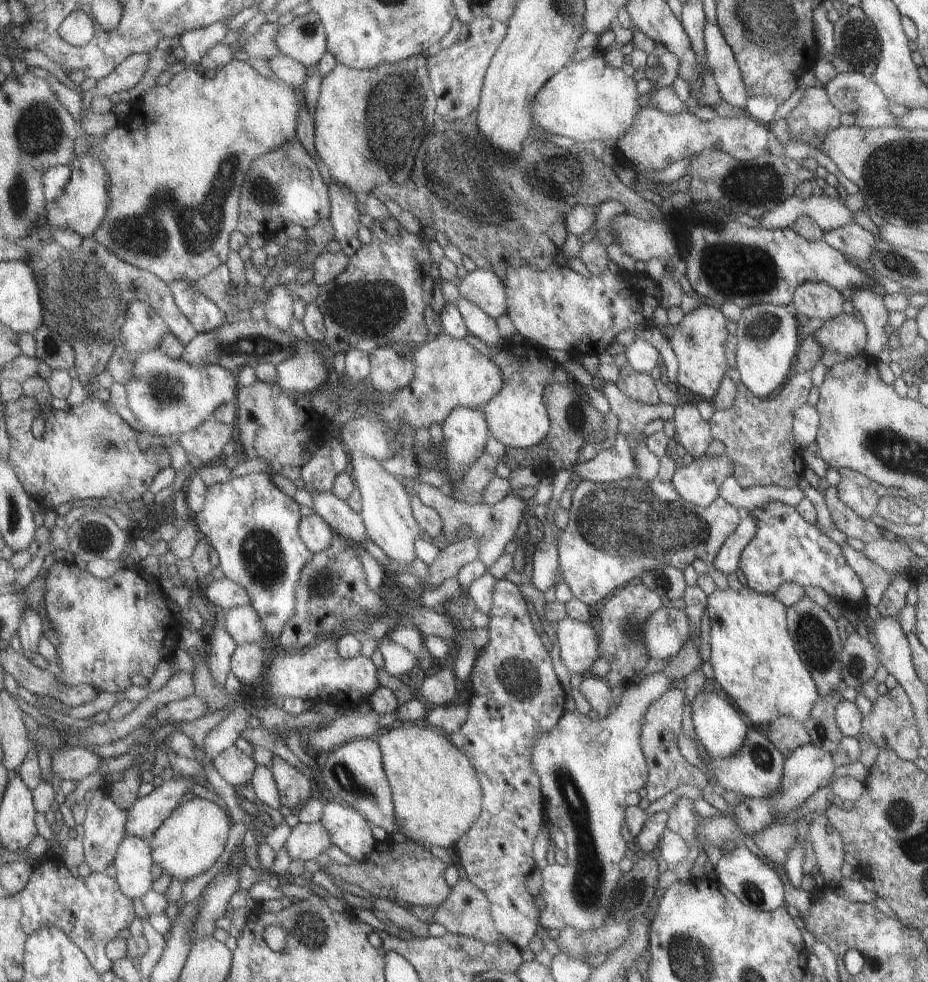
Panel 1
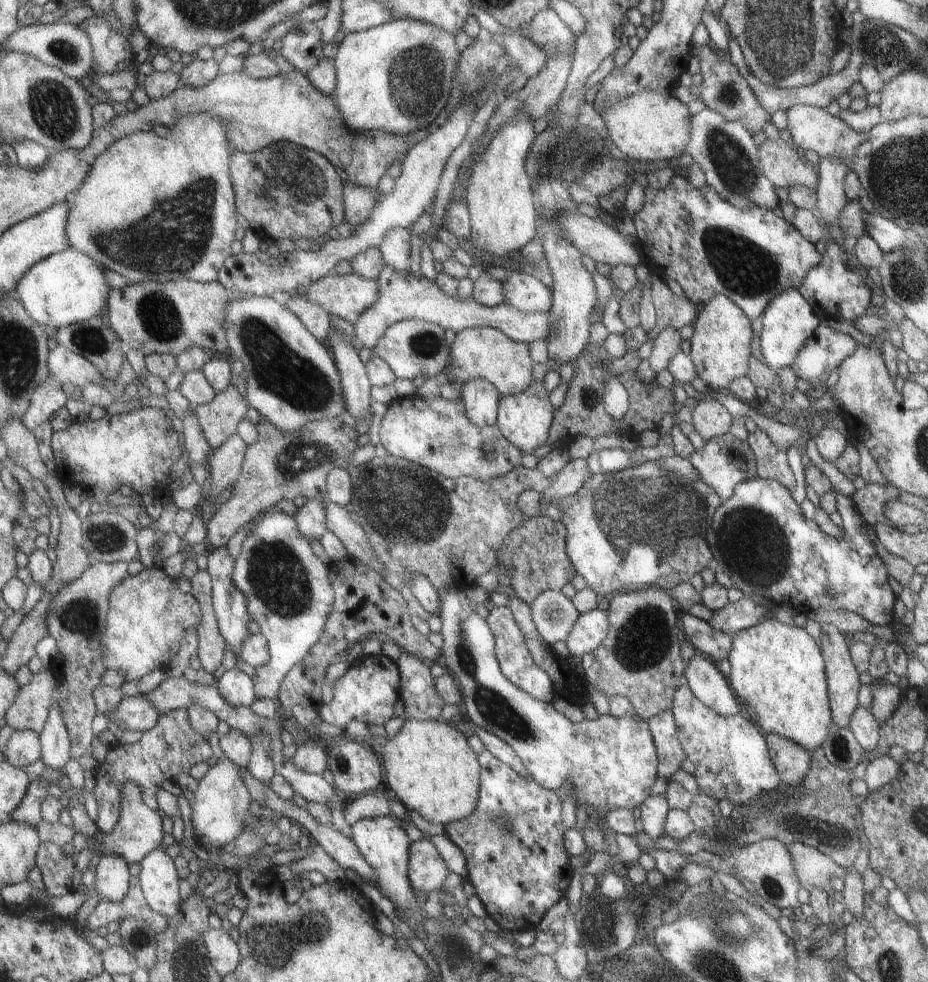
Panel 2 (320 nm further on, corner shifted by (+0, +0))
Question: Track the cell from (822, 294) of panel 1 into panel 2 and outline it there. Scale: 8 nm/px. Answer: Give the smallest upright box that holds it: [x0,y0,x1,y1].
[797,230,875,322]

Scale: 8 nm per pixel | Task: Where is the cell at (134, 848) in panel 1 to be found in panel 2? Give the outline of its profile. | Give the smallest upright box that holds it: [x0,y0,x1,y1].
[138,847,185,918]

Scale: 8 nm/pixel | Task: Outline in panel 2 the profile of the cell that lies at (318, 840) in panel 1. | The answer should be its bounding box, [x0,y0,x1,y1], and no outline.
[343,790,393,828]

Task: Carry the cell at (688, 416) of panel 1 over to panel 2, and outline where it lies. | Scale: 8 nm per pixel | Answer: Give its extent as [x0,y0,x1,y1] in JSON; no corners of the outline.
[689,398,732,441]

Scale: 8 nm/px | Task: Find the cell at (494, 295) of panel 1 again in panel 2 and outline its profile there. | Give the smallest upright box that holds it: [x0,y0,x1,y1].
[503,272,552,312]

